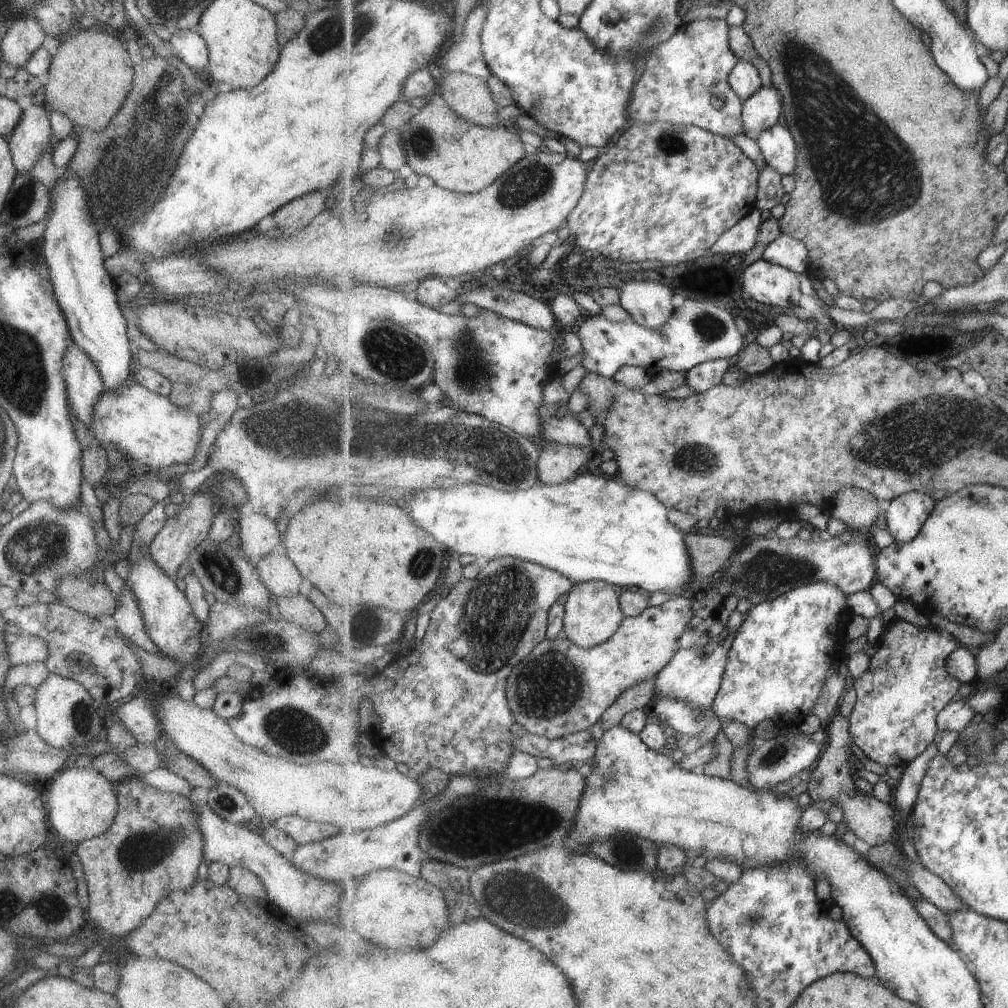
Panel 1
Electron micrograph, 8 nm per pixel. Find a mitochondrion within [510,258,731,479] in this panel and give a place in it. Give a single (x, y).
(694, 458)

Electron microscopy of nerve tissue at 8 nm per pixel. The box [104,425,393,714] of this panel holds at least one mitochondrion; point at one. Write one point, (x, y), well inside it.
(222, 573)

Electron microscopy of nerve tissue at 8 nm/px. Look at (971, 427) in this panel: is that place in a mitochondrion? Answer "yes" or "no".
yes

